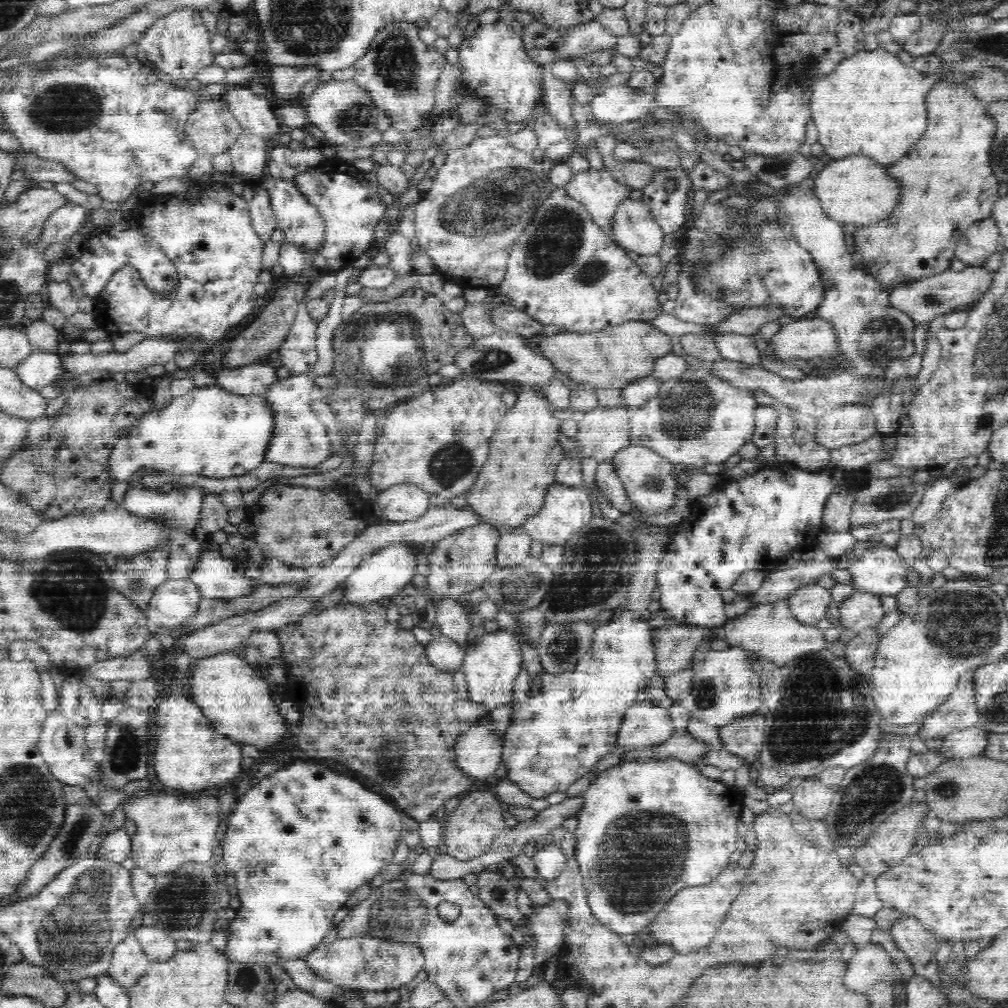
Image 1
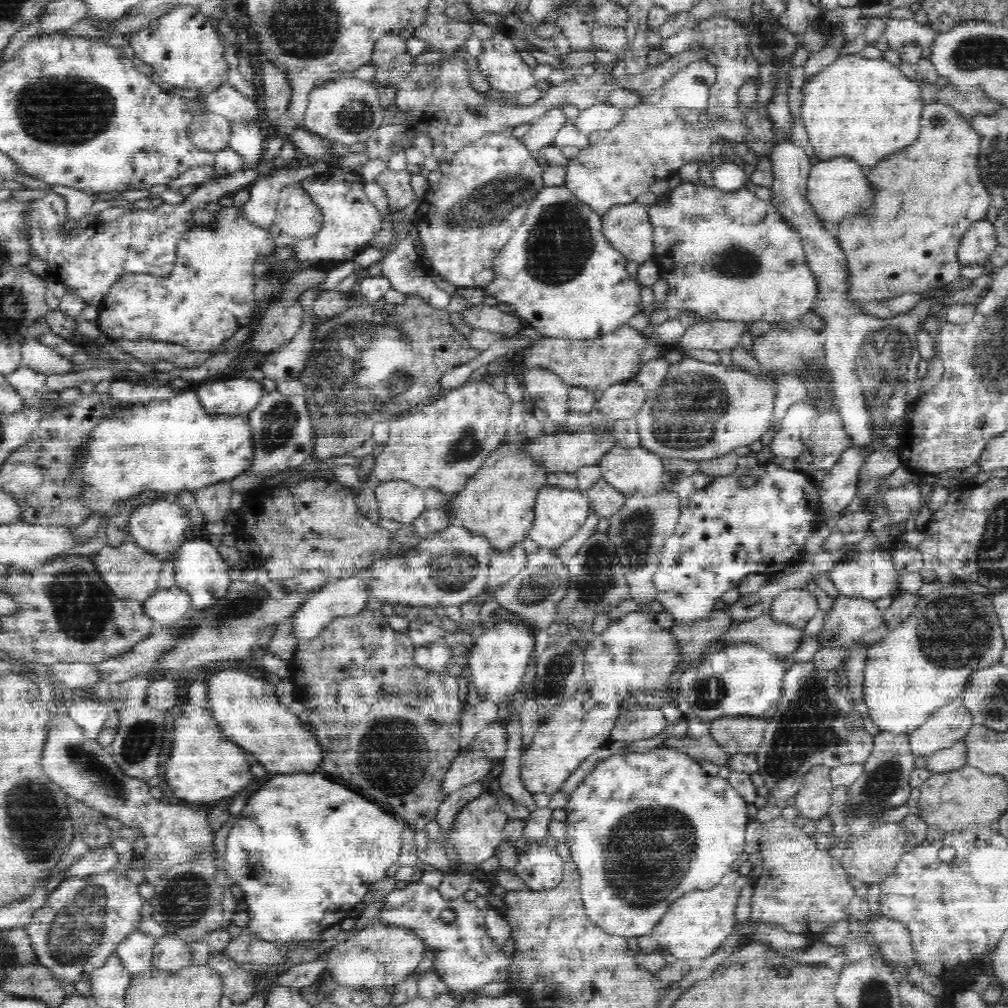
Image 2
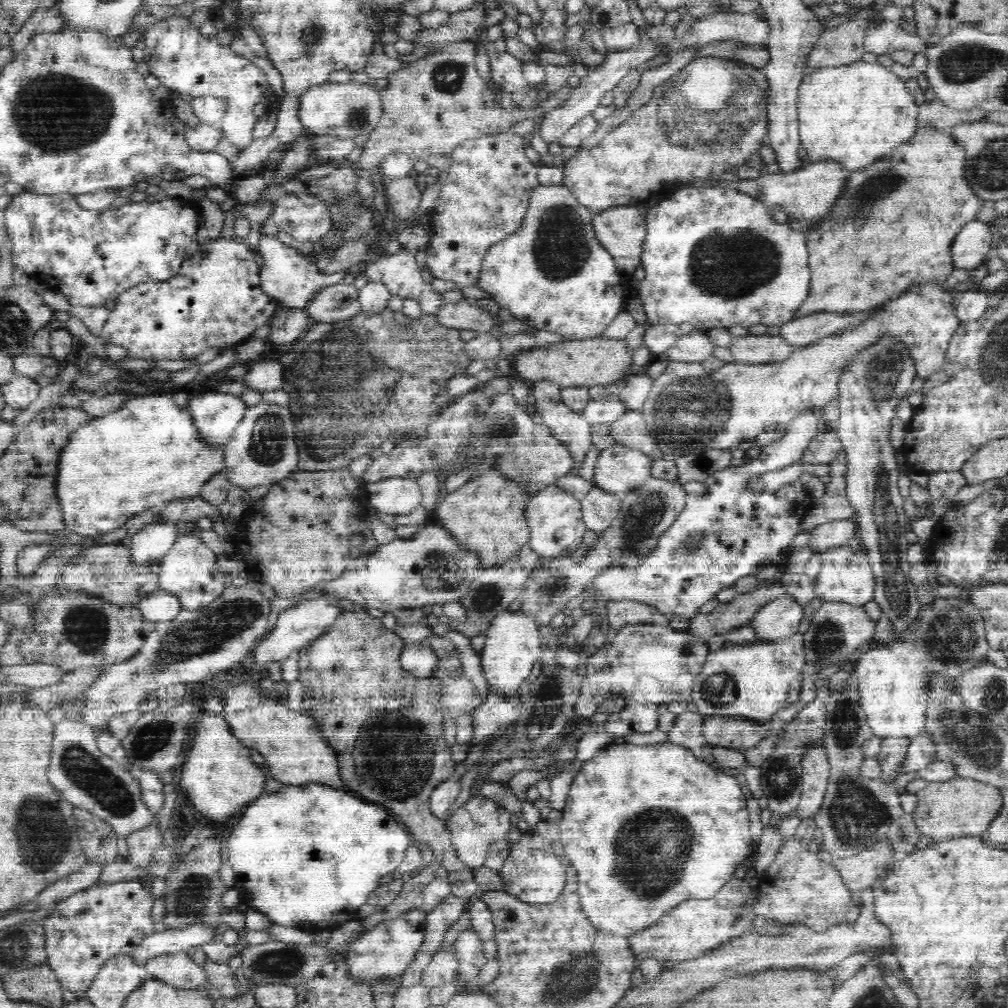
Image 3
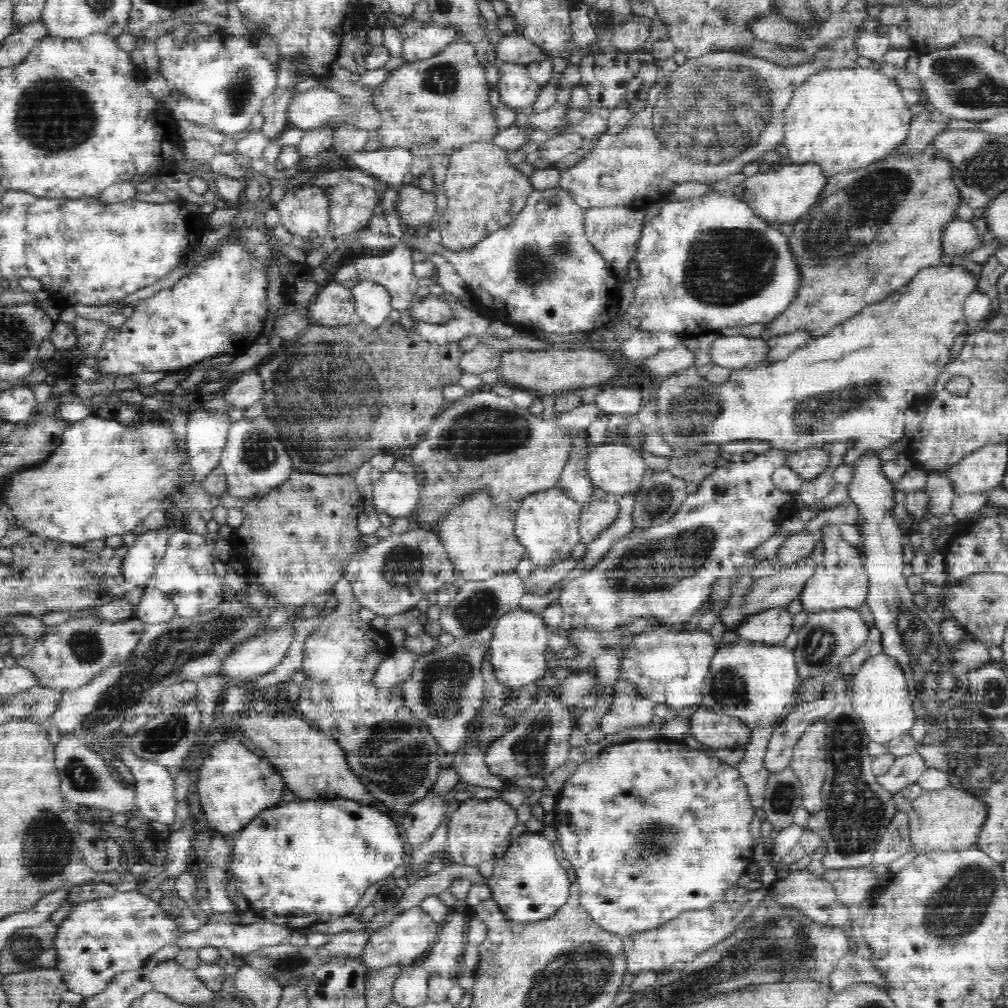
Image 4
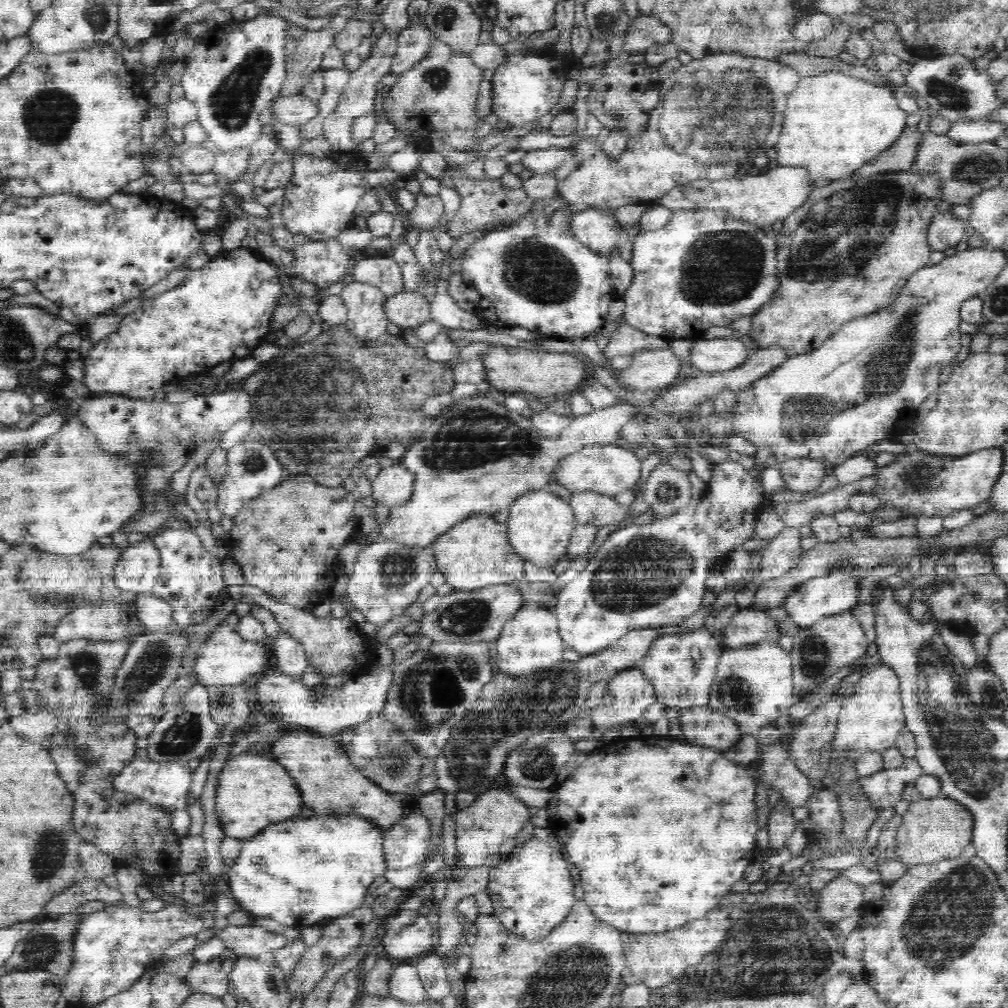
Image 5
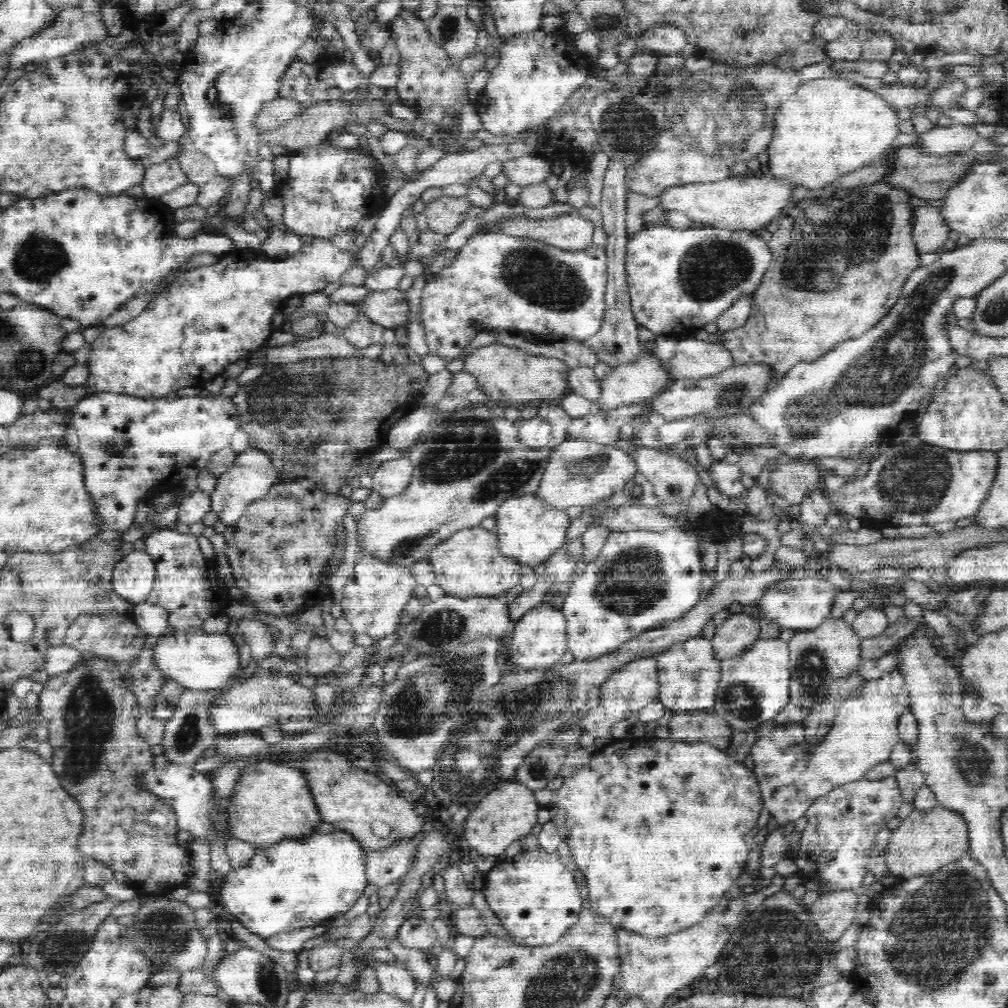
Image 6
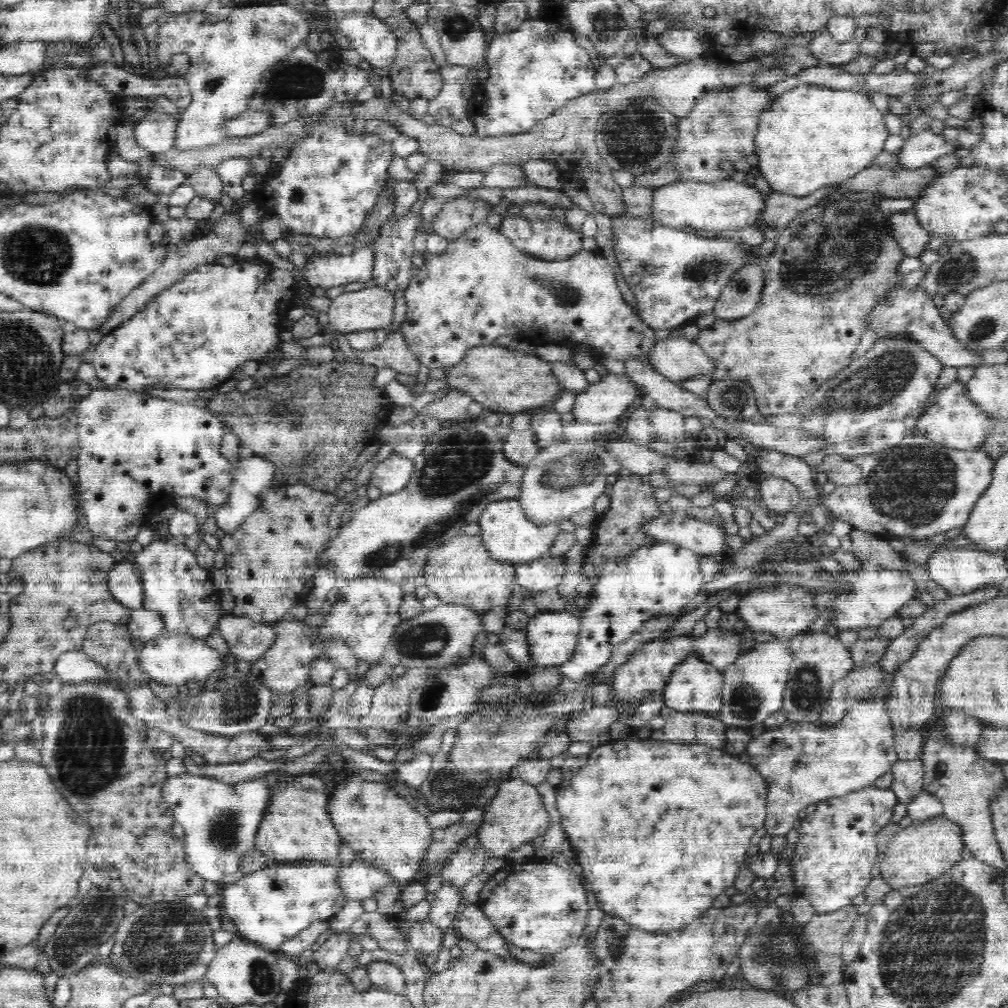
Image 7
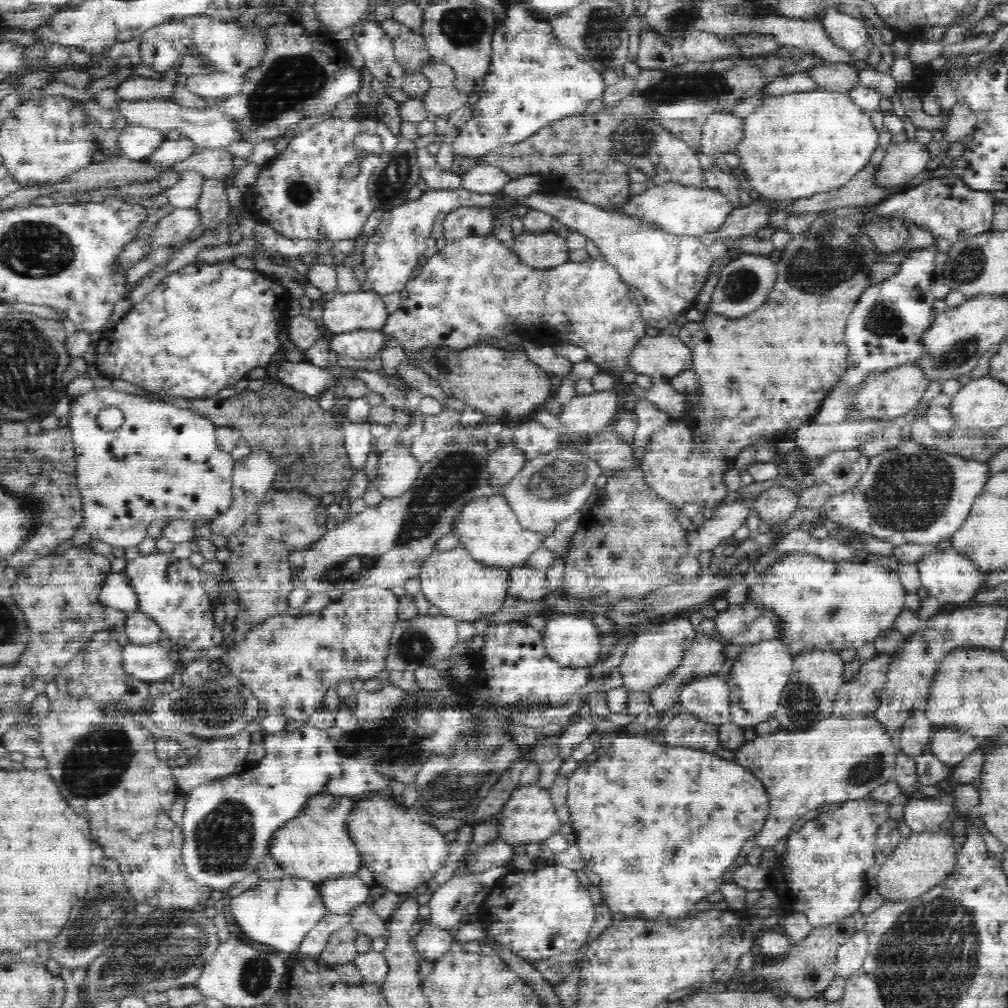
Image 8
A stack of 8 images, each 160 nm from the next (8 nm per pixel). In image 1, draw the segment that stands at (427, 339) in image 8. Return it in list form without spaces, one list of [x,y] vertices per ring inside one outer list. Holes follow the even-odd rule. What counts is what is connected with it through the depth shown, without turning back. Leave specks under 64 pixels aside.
[[[558,188],[536,211],[532,222],[519,236],[508,259],[504,280],[498,286],[489,288],[489,293],[508,296],[512,305],[546,325],[555,324],[566,331],[576,332],[630,320],[652,322],[664,313],[658,300],[660,292],[656,291],[652,281],[653,278],[643,273],[636,261],[608,240],[580,202],[569,198],[563,188]]]

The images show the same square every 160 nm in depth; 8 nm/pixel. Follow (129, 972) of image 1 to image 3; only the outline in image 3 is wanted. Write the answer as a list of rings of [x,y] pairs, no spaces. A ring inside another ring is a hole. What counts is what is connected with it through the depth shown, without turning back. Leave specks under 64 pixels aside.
[[[190,925],[179,929],[168,928],[163,932],[150,932],[130,948],[128,955],[136,965],[146,967],[160,954],[187,951],[192,946],[201,946],[212,941],[214,929],[202,925]]]

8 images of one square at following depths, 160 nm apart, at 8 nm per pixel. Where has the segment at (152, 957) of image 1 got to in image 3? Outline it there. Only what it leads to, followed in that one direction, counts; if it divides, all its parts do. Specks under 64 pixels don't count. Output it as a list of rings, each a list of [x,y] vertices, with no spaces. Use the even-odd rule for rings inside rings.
[[[186,950],[160,954],[145,969],[149,977],[170,982],[172,986],[196,987],[208,983],[203,965],[190,958]]]

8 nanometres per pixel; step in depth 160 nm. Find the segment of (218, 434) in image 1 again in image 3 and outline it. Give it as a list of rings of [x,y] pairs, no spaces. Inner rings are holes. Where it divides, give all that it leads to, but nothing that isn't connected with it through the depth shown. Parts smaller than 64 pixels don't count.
[[[153,393],[152,395],[141,395],[130,398],[124,403],[124,406],[117,408],[114,412],[96,417],[92,422],[76,430],[70,437],[70,442],[64,447],[59,466],[58,493],[60,506],[63,507],[64,518],[67,520],[66,530],[77,533],[78,535],[83,535],[84,537],[90,536],[94,538],[95,536],[102,536],[105,533],[121,528],[130,518],[149,509],[151,506],[162,507],[170,501],[179,498],[198,496],[200,489],[202,489],[212,477],[222,474],[223,470],[227,468],[225,455],[227,443],[208,442],[206,435],[195,425],[195,419],[193,416],[190,416],[190,414],[191,412],[188,412],[186,408],[180,408],[180,406],[176,404],[173,395]]]

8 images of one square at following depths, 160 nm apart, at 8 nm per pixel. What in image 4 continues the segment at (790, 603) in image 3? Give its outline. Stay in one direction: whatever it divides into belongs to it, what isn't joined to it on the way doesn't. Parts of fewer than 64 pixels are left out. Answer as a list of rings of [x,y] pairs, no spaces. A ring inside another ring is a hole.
[[[788,605],[773,607],[753,614],[736,629],[740,639],[753,643],[782,645],[794,628],[794,614]]]

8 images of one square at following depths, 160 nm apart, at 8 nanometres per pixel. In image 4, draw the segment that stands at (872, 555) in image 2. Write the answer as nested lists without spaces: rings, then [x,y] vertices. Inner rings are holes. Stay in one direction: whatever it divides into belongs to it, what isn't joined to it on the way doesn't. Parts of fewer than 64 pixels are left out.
[[[830,526],[830,528],[826,528],[825,530],[827,531],[828,538],[822,545],[824,559],[814,567],[812,576],[804,584],[803,592],[800,595],[803,609],[812,613],[818,610],[834,610],[840,608],[857,609],[866,603],[869,590],[869,576],[863,564],[863,559],[859,554],[858,547],[854,548],[854,546],[843,540],[838,527]]]

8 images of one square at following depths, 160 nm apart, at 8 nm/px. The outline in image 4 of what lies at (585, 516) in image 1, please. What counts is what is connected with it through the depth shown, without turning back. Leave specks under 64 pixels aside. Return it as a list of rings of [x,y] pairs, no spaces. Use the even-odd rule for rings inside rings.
[[[559,486],[522,498],[522,505],[516,513],[516,535],[535,566],[552,566],[571,556],[573,548],[581,542],[581,512],[582,503]]]

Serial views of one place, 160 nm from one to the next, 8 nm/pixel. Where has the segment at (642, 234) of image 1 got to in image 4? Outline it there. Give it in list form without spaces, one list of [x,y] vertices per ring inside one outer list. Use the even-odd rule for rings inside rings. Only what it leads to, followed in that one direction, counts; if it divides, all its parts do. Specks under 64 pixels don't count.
[[[605,207],[585,210],[585,229],[587,237],[596,250],[603,254],[608,266],[619,279],[628,280],[628,266],[635,260],[638,241],[640,240],[647,211],[645,209],[632,209],[631,207]]]

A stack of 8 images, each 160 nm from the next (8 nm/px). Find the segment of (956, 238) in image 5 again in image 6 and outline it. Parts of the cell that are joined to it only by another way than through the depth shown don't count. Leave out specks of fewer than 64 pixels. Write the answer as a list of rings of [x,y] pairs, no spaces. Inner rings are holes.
[[[926,205],[918,209],[914,237],[921,253],[934,253],[950,238],[950,232],[951,225],[940,208]]]

